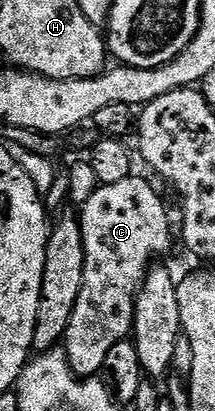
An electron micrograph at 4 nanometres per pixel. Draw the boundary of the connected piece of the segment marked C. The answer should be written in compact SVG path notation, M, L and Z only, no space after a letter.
M132 174L125 178L125 182L113 182L112 184L99 184L96 192L83 204L83 216L78 217L79 225L85 238L85 282L81 282L81 294L77 294L77 306L73 306L73 314L69 318L69 330L63 336L61 345L67 353L69 366L79 376L99 376L105 369L105 358L109 355L109 350L117 346L119 340L128 339L132 335L135 326L135 295L139 292L143 280L147 276L148 268L152 267L154 256L163 256L171 248L171 220L167 217L167 208L163 205L161 197L155 193L155 188L147 180L138 180L138 175Z

